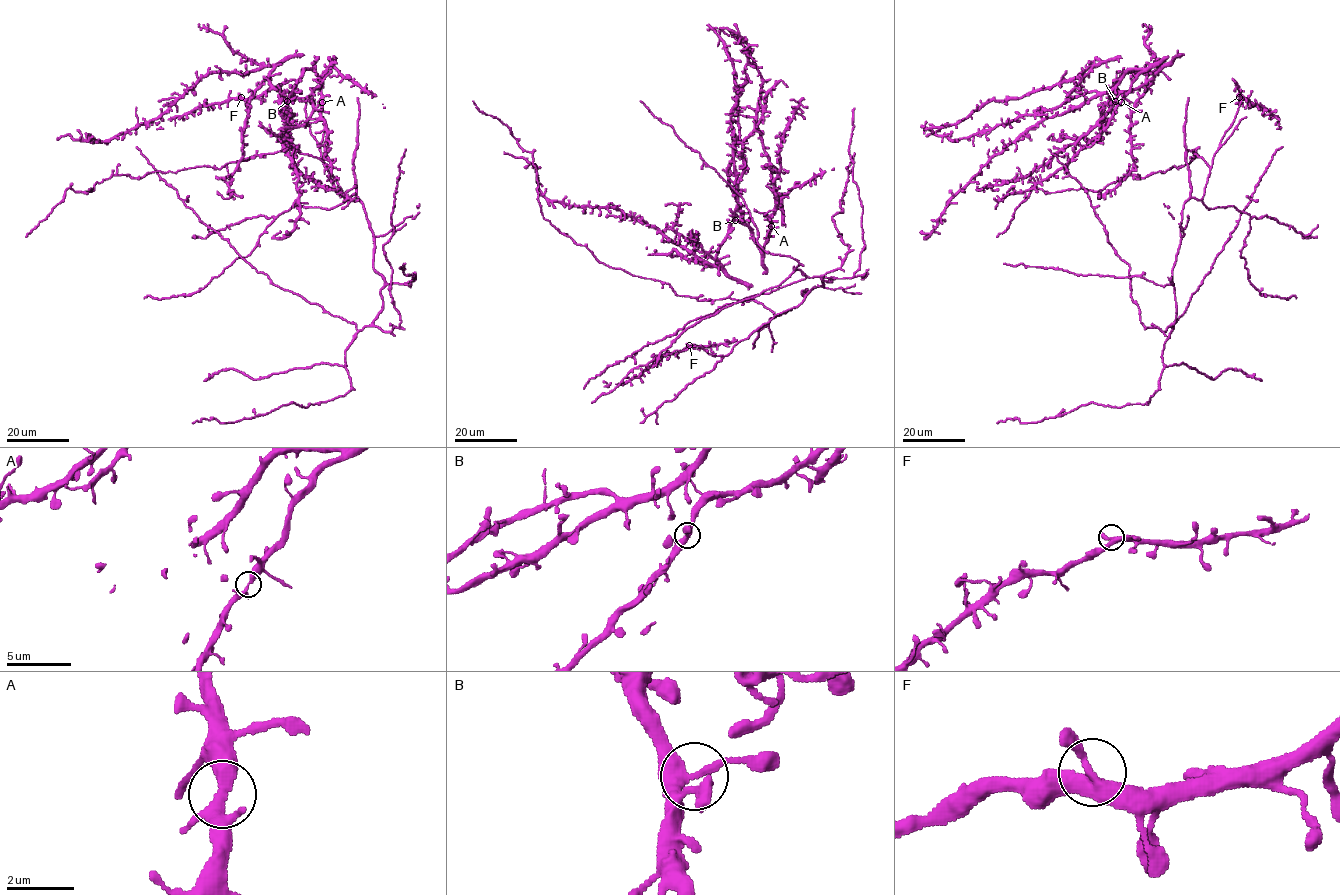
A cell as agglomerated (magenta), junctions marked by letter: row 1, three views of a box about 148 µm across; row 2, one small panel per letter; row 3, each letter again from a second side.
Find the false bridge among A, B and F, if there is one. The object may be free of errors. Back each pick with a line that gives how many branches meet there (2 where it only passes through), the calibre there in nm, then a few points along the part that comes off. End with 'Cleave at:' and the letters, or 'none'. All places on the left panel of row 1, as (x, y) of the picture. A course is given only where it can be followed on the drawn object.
Cleave at: none

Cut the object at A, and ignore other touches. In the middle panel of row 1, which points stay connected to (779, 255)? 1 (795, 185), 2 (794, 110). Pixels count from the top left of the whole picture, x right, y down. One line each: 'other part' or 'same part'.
1: same part
2: other part

